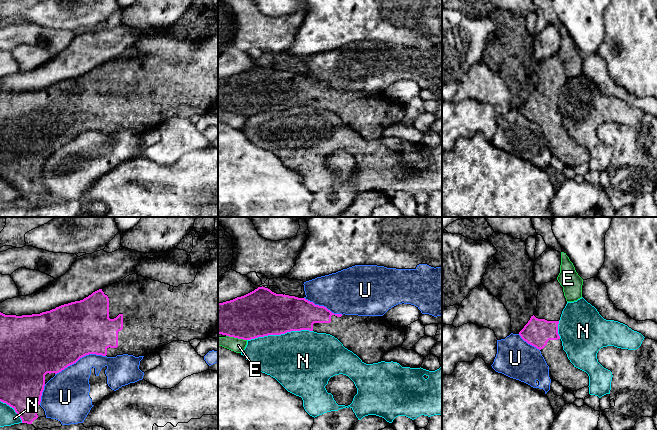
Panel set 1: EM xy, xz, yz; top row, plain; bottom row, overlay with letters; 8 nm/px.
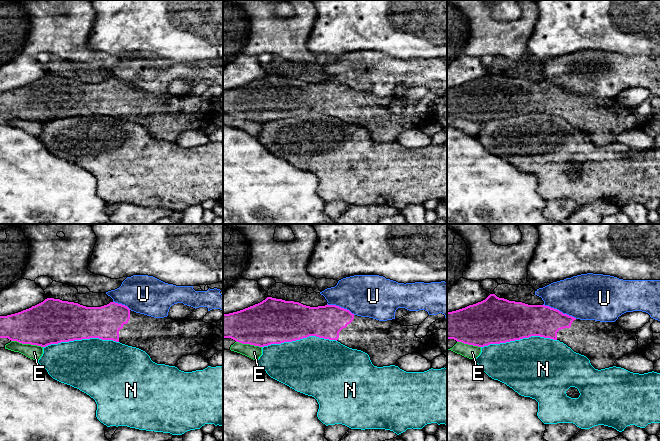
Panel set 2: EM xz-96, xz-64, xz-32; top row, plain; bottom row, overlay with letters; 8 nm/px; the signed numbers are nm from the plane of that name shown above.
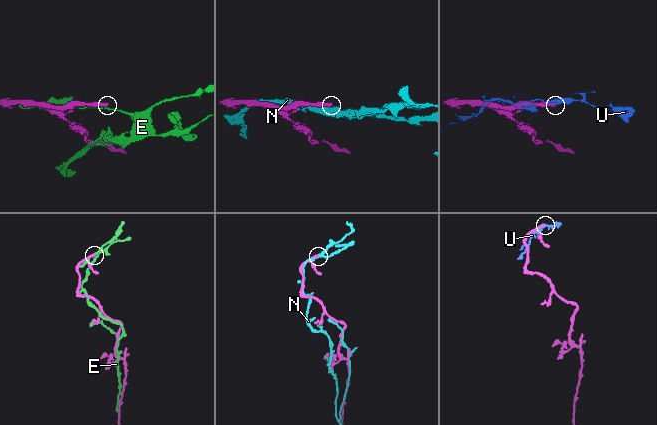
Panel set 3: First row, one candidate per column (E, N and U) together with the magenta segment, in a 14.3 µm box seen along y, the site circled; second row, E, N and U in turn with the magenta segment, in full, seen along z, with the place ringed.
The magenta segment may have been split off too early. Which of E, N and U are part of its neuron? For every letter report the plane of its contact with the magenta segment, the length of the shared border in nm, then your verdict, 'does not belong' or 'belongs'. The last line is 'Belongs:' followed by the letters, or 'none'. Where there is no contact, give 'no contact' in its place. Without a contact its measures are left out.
E: meets magenta in xz; contact 170 nm long; does not belong
N: meets magenta in xz; contact 550 nm long; does not belong
U: meets magenta in xy; contact 440 nm long; does not belong
Belongs: none

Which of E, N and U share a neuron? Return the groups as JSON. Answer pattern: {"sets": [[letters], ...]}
{"sets": [["E"], ["N"], ["U"]]}

